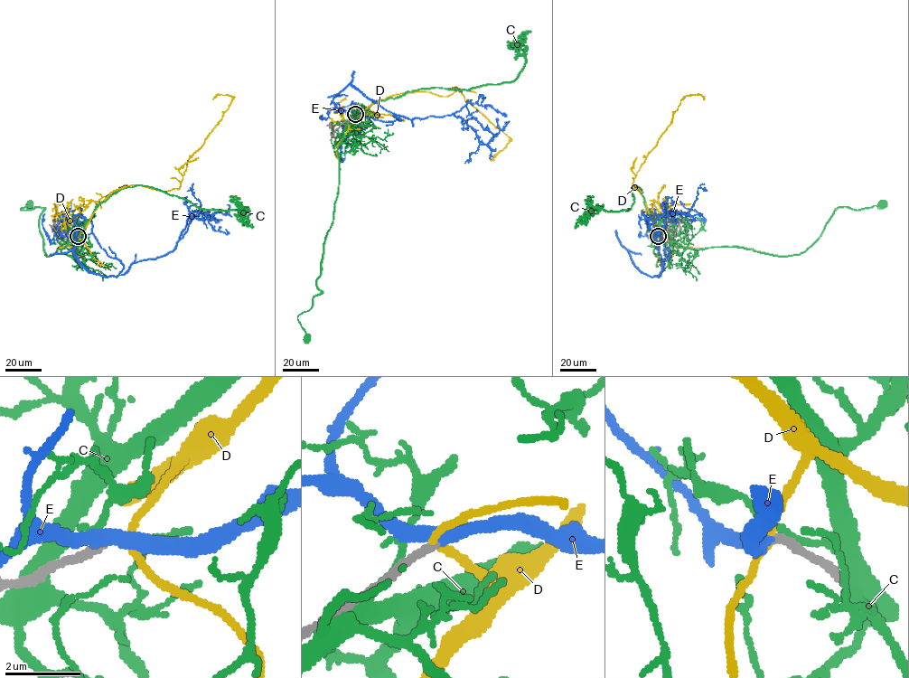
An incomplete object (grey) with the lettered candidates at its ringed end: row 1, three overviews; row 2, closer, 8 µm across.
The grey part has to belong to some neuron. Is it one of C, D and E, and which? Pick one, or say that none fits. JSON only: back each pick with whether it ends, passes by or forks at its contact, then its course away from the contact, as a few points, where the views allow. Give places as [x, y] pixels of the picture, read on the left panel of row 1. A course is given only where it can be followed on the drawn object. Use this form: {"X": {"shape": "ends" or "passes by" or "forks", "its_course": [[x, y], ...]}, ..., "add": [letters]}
{"E": {"shape": "passes by", "its_course": [[78, 236], [92, 233], [118, 259], [117, 277], [173, 250], [192, 211], [229, 215], [228, 204]]}, "add": ["E"]}

